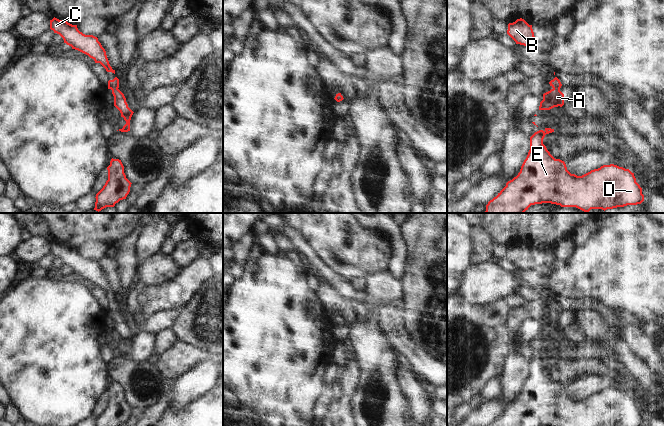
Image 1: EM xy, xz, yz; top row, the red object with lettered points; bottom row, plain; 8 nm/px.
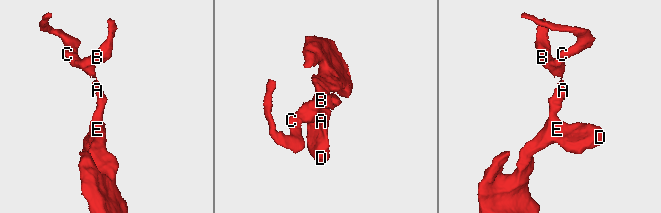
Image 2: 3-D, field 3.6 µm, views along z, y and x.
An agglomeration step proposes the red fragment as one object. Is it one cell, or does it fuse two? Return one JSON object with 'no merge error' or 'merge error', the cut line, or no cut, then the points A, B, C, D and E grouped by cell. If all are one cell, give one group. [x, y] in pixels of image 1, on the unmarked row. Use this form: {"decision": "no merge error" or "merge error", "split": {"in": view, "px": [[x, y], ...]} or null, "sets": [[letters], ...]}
{"decision": "no merge error", "split": null, "sets": [["A", "B", "C", "D", "E"]]}

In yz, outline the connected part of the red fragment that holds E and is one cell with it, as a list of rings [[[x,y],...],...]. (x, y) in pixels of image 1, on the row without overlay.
[[[545,352],[539,354],[530,361],[530,374],[524,384],[520,396],[516,401],[506,407],[506,410],[489,426],[643,426],[642,412],[636,406],[634,397],[629,393],[614,388],[603,389],[598,393],[577,400],[571,398],[564,385],[555,383],[546,370],[543,363],[546,358],[554,356],[554,353]]]

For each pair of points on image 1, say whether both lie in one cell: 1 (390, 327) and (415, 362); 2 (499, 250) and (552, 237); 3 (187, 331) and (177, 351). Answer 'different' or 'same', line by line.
1: same
2: different
3: different

